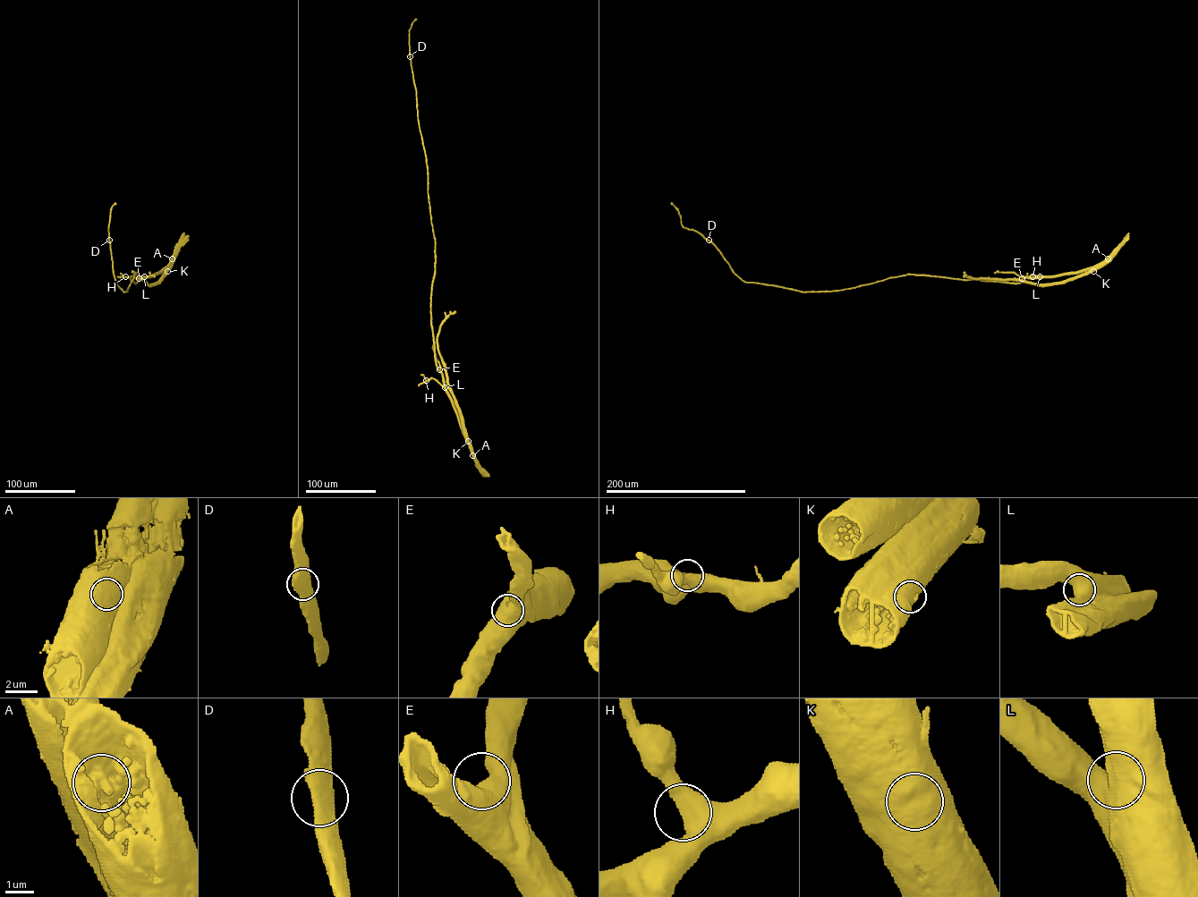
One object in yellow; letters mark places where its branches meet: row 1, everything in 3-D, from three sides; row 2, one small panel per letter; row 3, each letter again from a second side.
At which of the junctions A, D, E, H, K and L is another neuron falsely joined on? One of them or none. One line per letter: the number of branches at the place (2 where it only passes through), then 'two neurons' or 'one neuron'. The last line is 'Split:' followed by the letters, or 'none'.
A: 1 branches meet; two neurons
D: 2 branches meet; one neuron
E: 1 branches meet; one neuron
H: 2 branches meet; one neuron
K: 1 branches meet; one neuron
L: 1 branches meet; one neuron
Split: A

